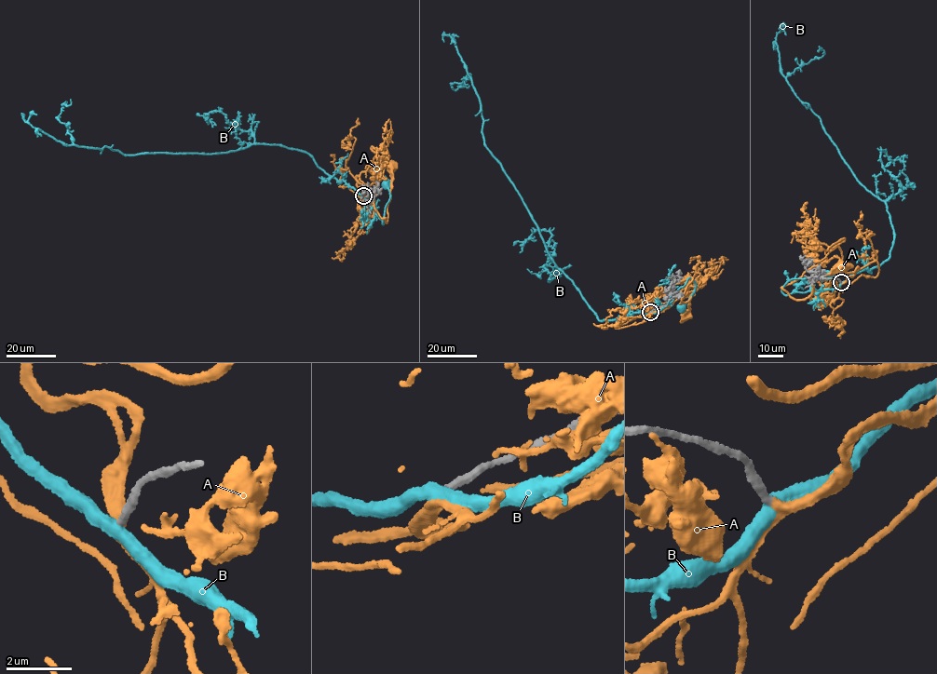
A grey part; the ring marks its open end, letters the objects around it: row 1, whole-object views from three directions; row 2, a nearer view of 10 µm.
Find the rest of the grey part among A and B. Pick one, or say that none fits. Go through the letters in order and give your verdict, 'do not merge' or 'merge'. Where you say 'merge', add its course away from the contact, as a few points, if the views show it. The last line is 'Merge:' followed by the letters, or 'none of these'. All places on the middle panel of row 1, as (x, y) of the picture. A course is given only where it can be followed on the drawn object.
A: merge; it runs (650, 312), (672, 303), (660, 292), (689, 276), (691, 280), (680, 303), (690, 298), (687, 316)
B: do not merge
Merge: A

